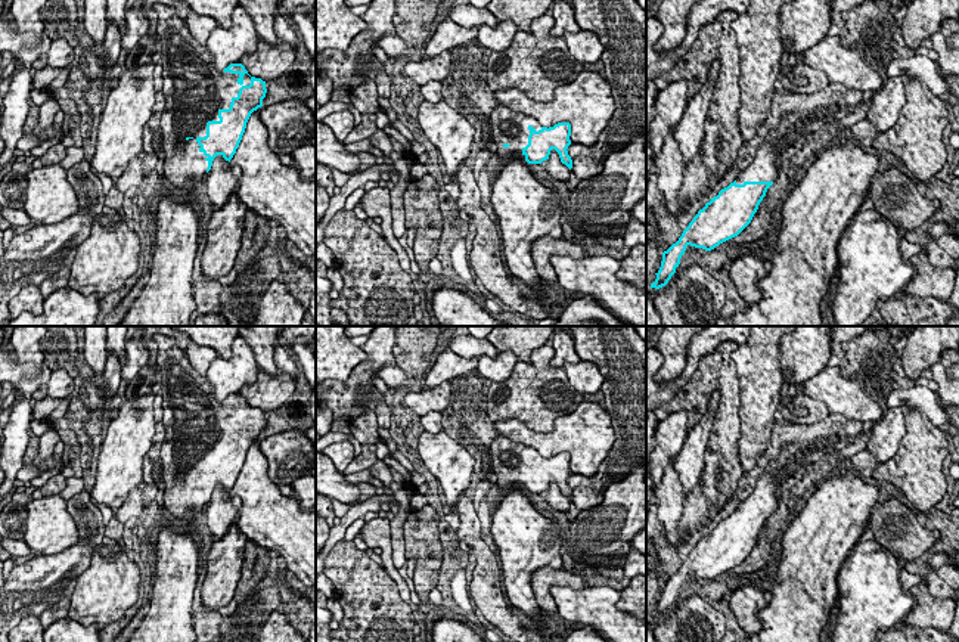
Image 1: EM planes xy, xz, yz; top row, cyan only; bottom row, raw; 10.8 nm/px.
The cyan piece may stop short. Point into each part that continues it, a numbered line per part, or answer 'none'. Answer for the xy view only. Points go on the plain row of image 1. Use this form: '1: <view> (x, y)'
1: xy (194, 421)

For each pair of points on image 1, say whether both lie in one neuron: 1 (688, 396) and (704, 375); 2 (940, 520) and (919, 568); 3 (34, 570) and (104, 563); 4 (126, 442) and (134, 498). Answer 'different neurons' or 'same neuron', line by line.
1: same neuron
2: same neuron
3: different neurons
4: different neurons

